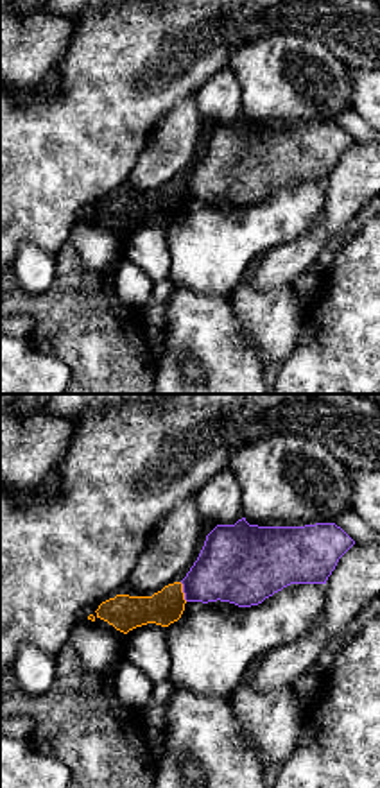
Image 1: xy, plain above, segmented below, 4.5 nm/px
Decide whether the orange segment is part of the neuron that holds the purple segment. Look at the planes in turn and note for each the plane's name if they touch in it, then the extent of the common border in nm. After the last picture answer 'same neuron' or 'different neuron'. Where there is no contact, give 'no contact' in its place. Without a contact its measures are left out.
contact in xy; length 90 nm

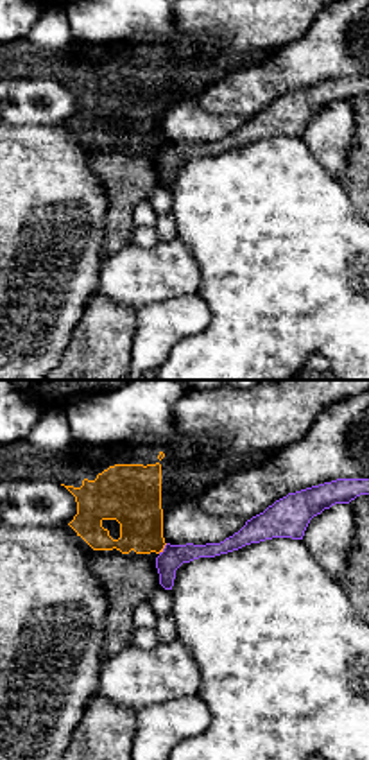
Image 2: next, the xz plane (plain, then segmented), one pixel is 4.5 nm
contact in xz; length 60 nm

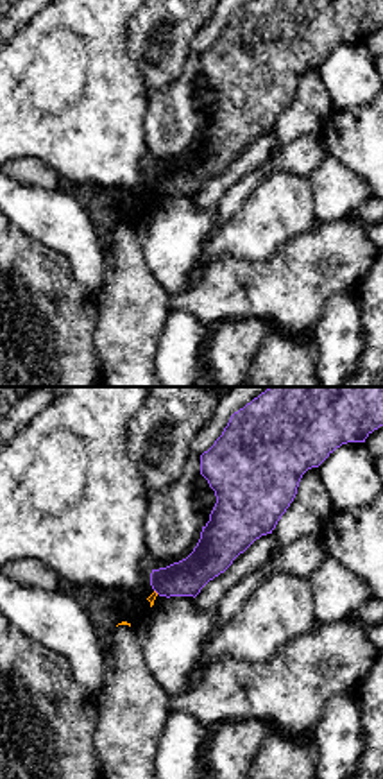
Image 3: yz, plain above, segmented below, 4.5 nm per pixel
contact in yz; length 30 nm

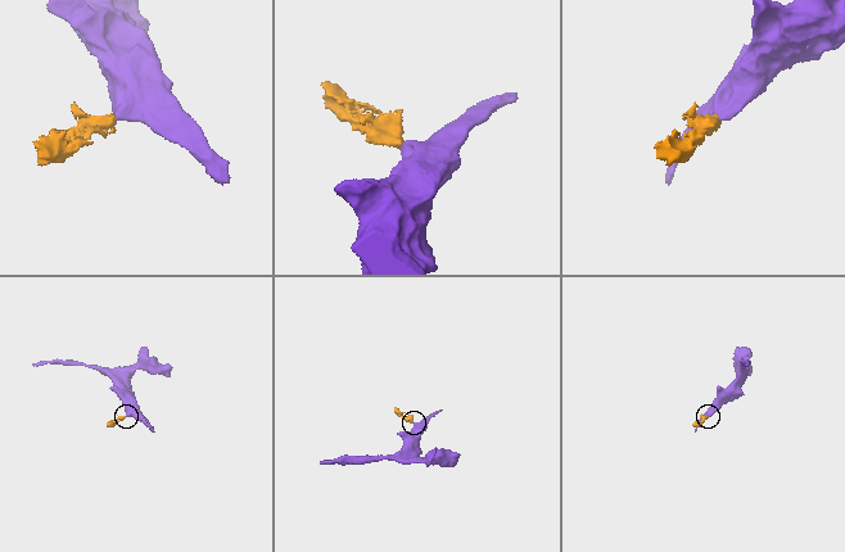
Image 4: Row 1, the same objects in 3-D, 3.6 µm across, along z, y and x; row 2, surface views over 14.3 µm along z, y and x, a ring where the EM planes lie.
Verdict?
different neuron

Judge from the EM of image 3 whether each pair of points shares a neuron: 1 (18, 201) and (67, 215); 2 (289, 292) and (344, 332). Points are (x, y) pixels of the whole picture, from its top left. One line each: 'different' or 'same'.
1: same
2: different

